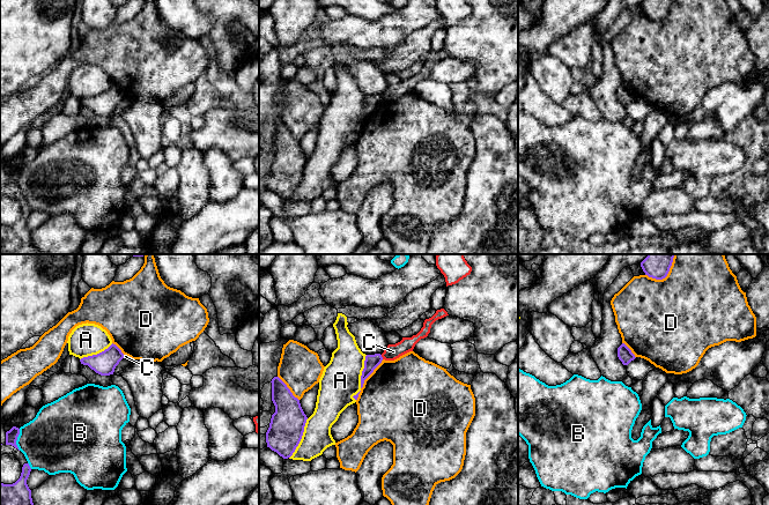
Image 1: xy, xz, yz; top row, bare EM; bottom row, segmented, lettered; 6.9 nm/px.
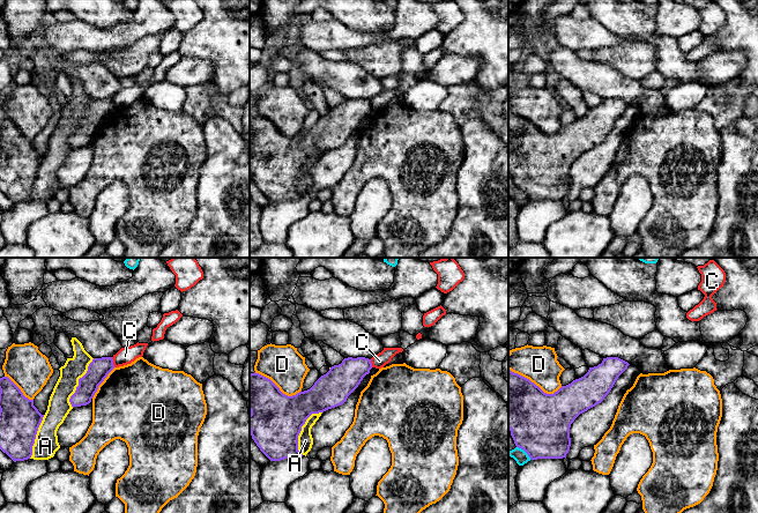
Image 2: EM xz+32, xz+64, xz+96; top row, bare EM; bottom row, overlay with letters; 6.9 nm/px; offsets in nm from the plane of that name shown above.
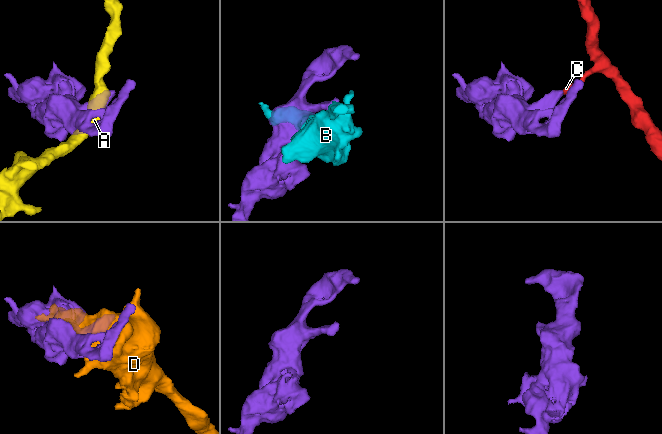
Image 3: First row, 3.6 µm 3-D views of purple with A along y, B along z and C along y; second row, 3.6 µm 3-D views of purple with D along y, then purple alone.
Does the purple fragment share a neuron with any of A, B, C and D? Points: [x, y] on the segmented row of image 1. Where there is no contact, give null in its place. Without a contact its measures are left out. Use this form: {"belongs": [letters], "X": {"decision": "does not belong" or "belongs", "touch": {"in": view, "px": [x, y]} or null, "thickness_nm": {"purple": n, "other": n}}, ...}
{"belongs": [], "A": {"decision": "does not belong", "touch": {"in": "xz", "px": [301, 438]}, "thickness_nm": {"purple": 240, "other": 200}}, "B": {"decision": "does not belong", "touch": {"in": "xy", "px": [29, 466]}, "thickness_nm": {"purple": 160, "other": 440}}, "C": {"decision": "does not belong", "touch": {"in": "xz", "px": [382, 357]}, "thickness_nm": {"purple": 100, "other": 110}}, "D": {"decision": "does not belong", "touch": {"in": "xz", "px": [370, 373]}, "thickness_nm": {"purple": 100, "other": 500}}}

